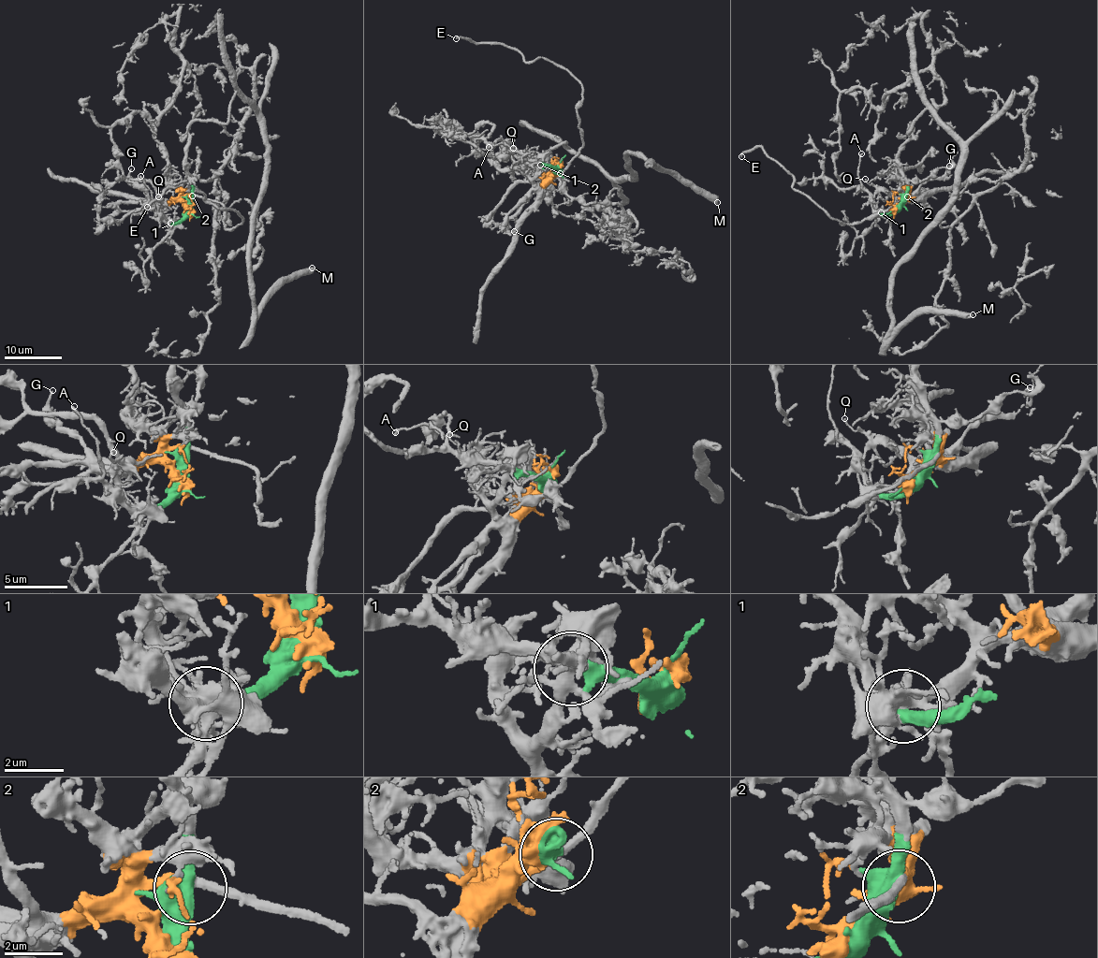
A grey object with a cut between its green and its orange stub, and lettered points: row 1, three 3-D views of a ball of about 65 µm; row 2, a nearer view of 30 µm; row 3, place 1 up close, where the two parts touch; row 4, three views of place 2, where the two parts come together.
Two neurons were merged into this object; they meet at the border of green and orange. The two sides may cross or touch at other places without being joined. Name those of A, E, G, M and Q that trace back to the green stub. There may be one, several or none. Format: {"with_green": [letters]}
{"with_green": ["A", "M"]}

